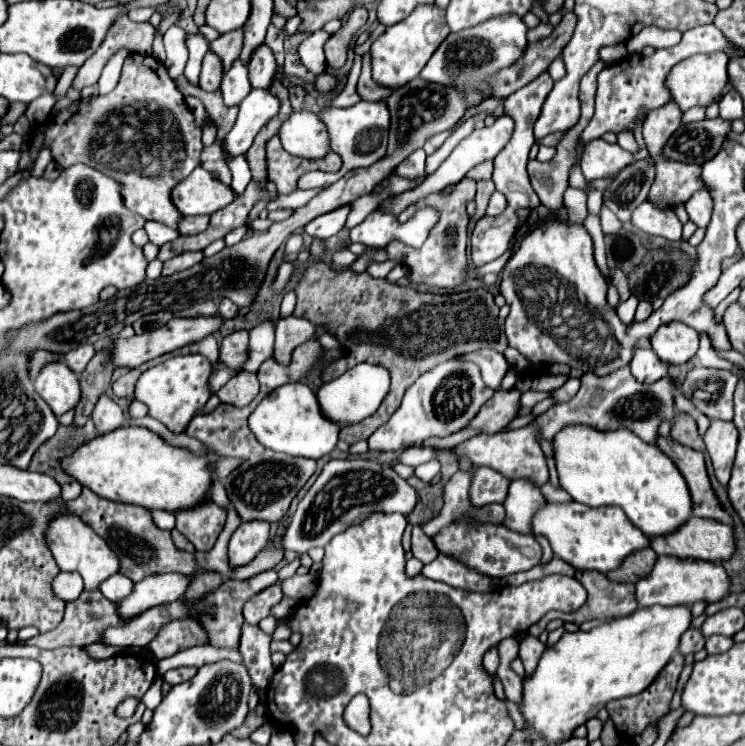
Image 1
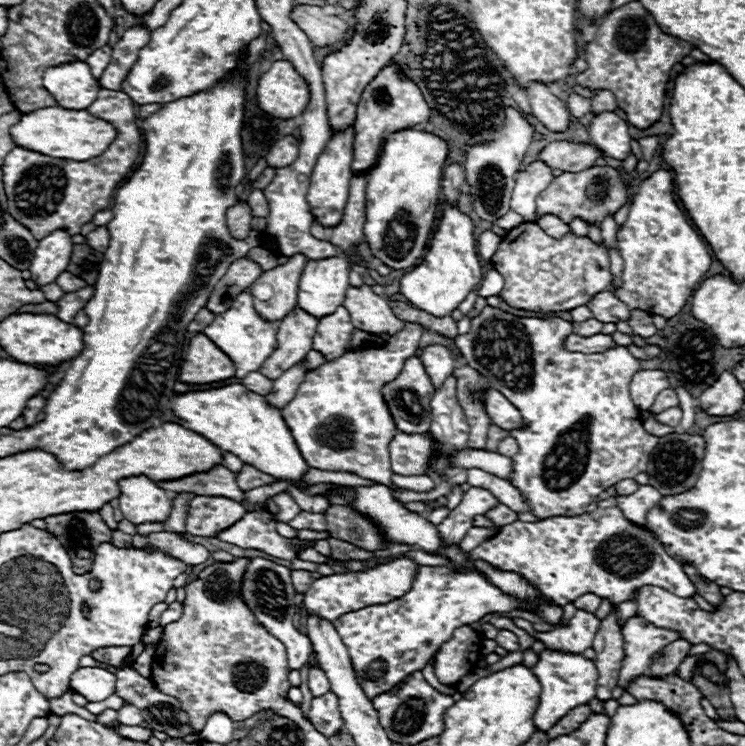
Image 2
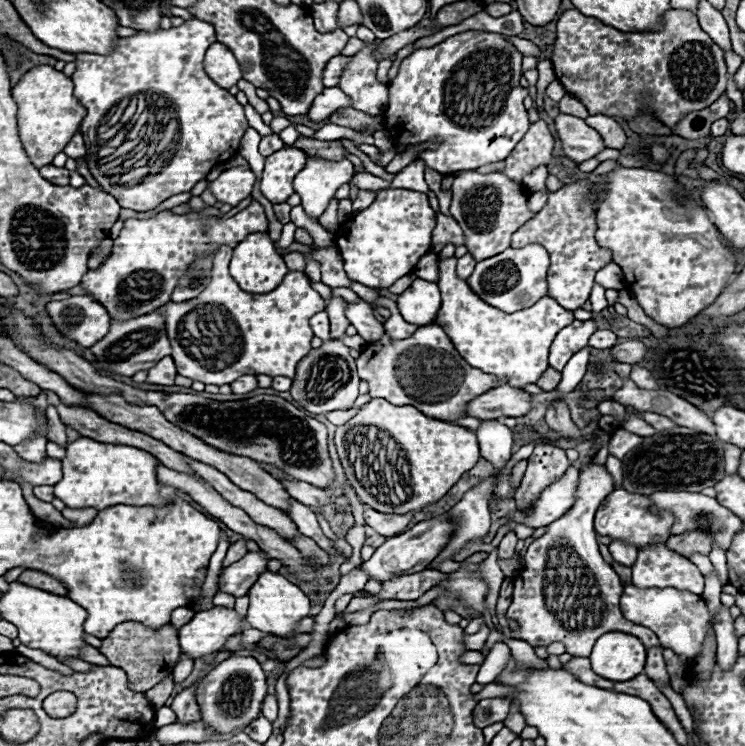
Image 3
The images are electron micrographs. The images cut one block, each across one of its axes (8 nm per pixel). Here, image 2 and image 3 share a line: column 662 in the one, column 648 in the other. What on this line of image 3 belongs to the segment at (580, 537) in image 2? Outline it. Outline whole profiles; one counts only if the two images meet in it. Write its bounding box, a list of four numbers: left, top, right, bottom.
[632,544,704,594]

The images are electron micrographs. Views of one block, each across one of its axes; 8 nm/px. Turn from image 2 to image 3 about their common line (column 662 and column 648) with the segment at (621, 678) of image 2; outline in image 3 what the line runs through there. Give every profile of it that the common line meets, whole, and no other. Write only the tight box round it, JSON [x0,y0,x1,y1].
[506,460,660,658]

